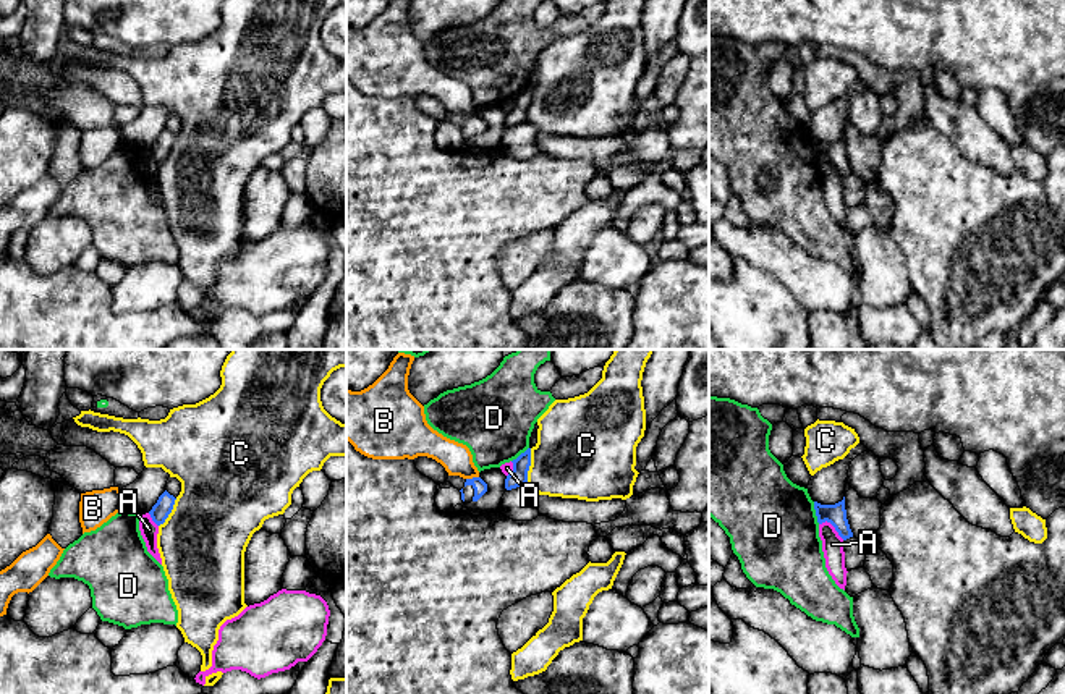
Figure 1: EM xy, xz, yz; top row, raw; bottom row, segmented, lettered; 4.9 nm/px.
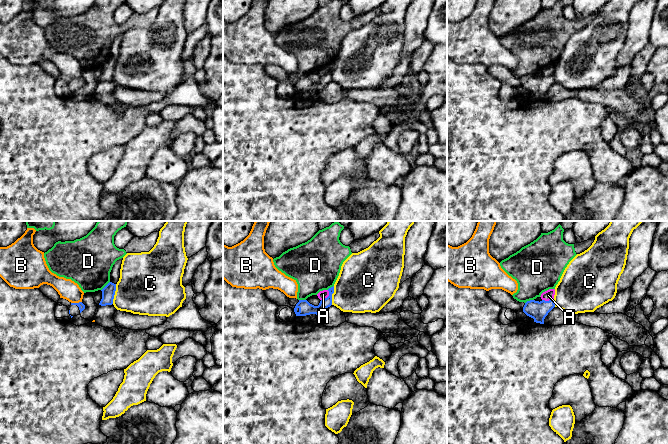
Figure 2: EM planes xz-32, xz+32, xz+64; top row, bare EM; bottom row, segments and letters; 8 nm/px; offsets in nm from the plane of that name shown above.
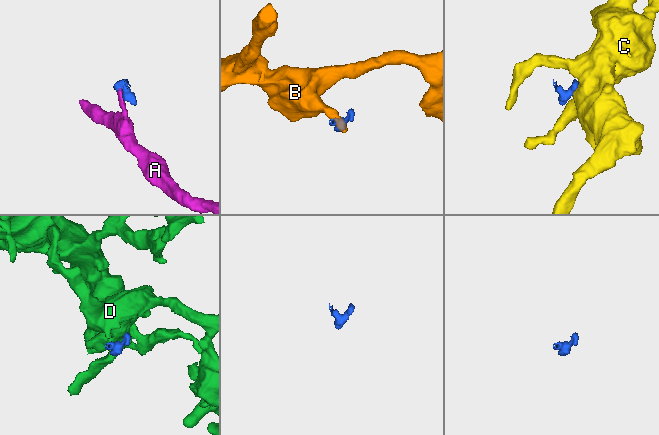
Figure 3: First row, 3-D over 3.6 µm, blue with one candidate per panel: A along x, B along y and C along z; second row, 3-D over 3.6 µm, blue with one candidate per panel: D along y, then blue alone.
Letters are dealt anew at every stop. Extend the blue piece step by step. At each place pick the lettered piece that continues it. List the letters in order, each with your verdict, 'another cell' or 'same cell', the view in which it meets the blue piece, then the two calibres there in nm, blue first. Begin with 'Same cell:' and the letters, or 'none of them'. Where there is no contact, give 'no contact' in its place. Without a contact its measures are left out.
Same cell: none of them
A: another cell; contact in yz; calibres 100 and 110 nm
B: another cell; contact in xz; calibres 70 and 150 nm
C: another cell; contact in xz; calibres 90 and 440 nm
D: another cell; contact in yz; calibres 100 and 440 nm

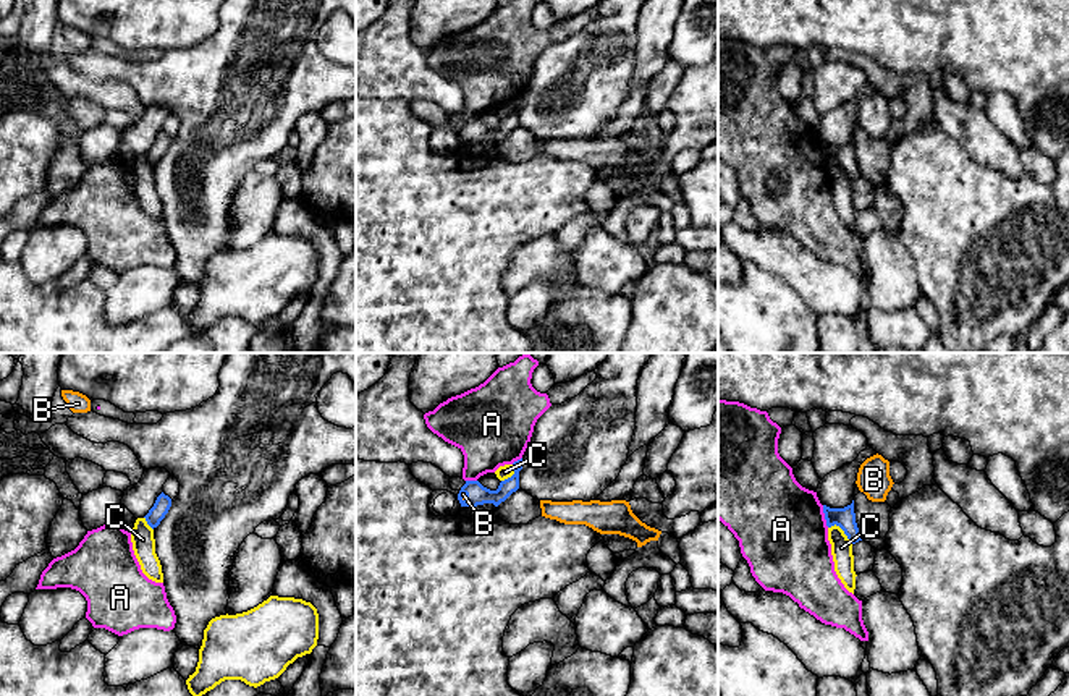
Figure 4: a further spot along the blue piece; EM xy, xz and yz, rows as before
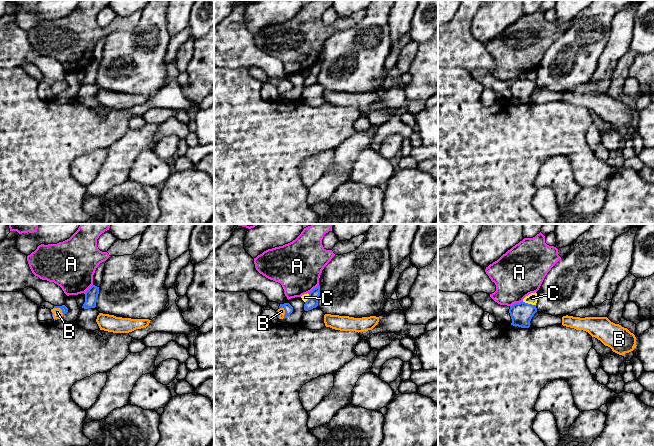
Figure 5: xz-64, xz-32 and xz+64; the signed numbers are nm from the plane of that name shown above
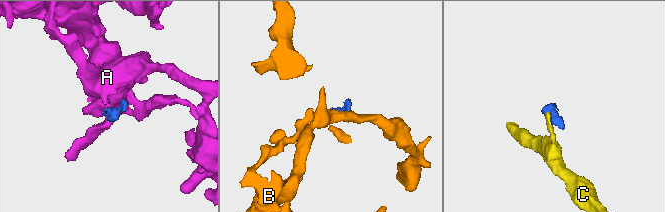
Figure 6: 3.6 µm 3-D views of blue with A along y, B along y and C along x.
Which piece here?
Same cell: B
A: another cell; contact in yz; calibres 100 and 440 nm
B: same cell; contact in xz; calibres 110 and 20 nm
C: another cell; contact in yz; calibres 100 and 110 nm

